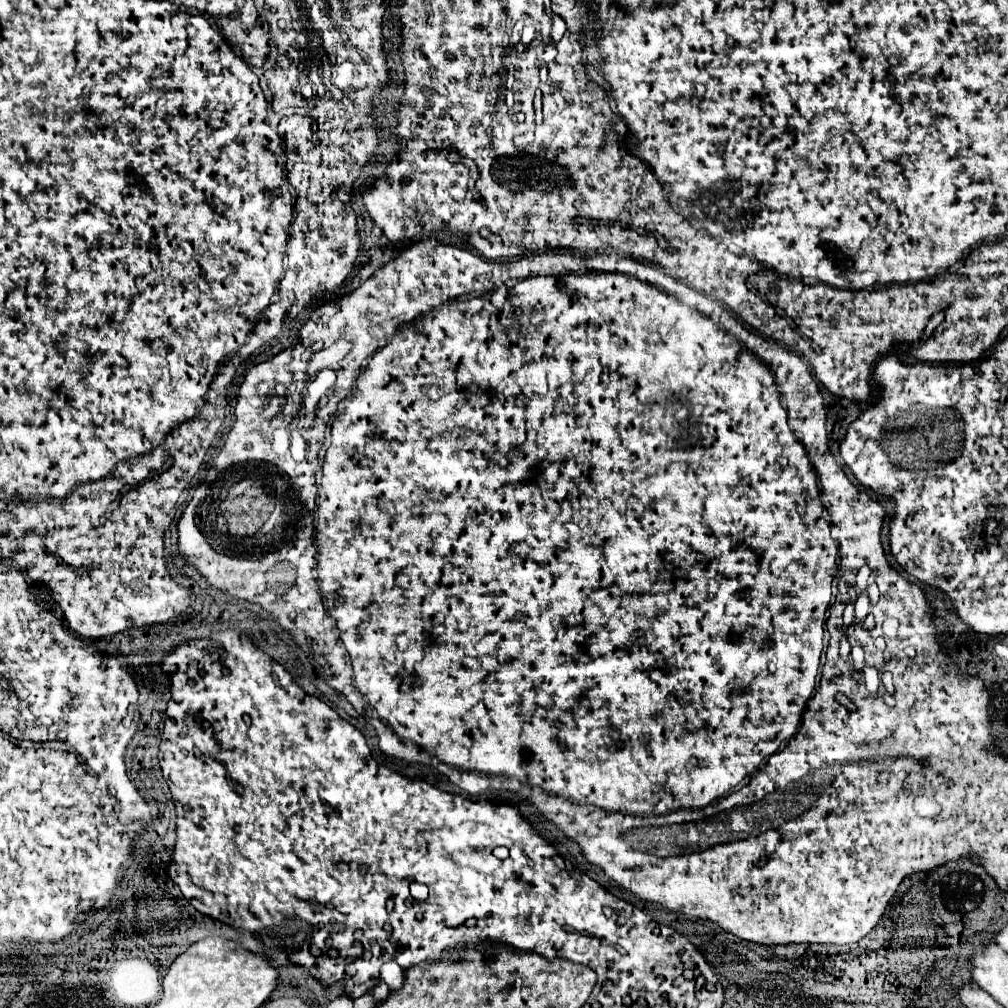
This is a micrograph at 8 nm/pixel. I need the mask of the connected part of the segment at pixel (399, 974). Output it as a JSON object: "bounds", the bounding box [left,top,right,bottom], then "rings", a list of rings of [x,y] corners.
{"bounds":[381,961,403,989],"rings":[[[387,961],[381,967],[381,979],[389,985],[389,989],[397,989],[403,983],[403,969],[397,965],[397,961]]]}

